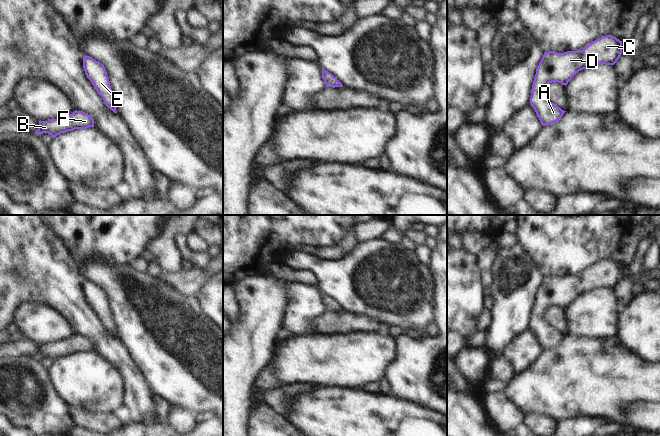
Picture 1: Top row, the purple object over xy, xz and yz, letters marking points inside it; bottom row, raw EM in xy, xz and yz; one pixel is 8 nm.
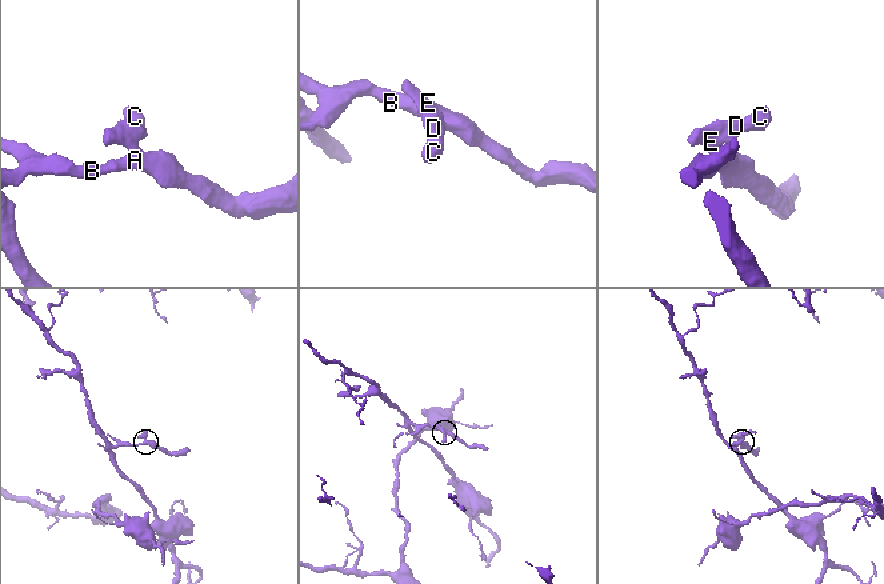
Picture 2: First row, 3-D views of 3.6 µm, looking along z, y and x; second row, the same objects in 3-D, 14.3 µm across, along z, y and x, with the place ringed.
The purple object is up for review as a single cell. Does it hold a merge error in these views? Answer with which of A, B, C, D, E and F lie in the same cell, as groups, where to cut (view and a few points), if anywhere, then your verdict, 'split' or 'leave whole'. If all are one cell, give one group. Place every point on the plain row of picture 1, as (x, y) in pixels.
groups A B C D E F; cut none; leave whole

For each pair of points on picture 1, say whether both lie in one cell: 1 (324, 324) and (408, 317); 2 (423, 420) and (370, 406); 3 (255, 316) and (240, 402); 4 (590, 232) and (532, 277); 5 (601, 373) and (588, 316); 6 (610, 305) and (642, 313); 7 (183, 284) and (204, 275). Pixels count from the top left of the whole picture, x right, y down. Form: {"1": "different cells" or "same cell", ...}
{"1": "different cells", "2": "same cell", "3": "same cell", "4": "different cells", "5": "different cells", "6": "different cells", "7": "same cell"}

